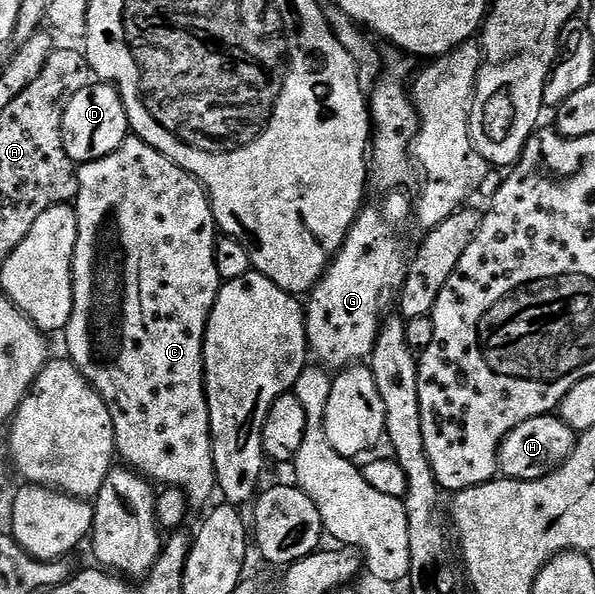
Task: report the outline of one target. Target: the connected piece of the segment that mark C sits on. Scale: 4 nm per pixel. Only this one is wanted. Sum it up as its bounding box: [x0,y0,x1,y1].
[65,137,221,504]

